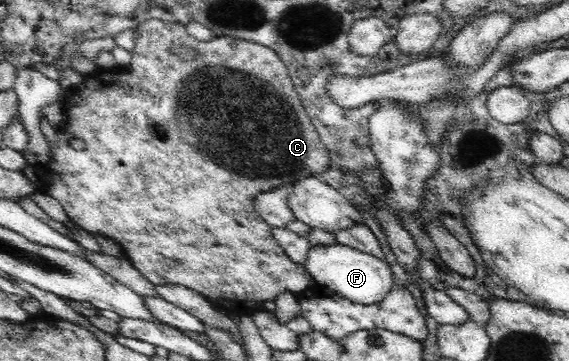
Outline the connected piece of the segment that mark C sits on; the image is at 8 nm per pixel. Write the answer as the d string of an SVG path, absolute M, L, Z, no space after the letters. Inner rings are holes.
M147 18L147 20L145 20L145 21L144 21L144 22L143 22L143 23L141 23L141 24L139 24L139 25L138 25L138 26L137 26L137 28L135 28L135 30L136 30L136 34L138 34L138 40L136 40L136 46L134 46L134 50L132 50L132 52L131 52L131 54L132 54L132 62L131 62L131 64L130 64L130 66L128 66L128 68L122 68L122 67L119 67L119 66L117 66L117 67L116 67L116 68L115 68L115 69L112 69L112 70L111 70L111 71L104 71L104 70L101 70L101 71L100 71L100 72L98 72L98 73L96 73L96 74L95 74L95 75L92 75L92 76L88 76L88 77L87 77L87 79L86 79L86 82L85 82L85 83L84 83L84 86L82 86L82 88L76 88L76 89L70 89L70 90L68 90L68 94L67 94L67 95L66 95L66 98L65 98L65 99L64 99L64 107L65 107L65 108L66 108L66 111L67 111L67 114L66 114L66 123L65 123L65 124L64 124L64 128L61 128L61 126L60 126L60 129L58 129L58 130L56 130L56 140L52 140L52 142L49 142L49 140L47 140L47 138L45 138L45 136L44 136L44 139L46 139L46 141L48 141L48 147L50 147L50 160L48 160L48 161L47 161L47 162L46 162L46 164L38 164L38 165L36 165L36 166L35 166L35 170L36 170L36 173L37 173L37 174L38 174L38 176L40 176L40 178L42 178L42 181L43 181L43 184L42 184L42 187L43 187L43 189L42 189L42 190L41 190L41 191L42 191L42 192L44 192L44 193L46 193L46 194L48 194L48 195L50 195L50 196L51 196L51 197L52 197L52 198L54 198L54 199L56 199L56 200L57 200L57 201L58 201L58 202L59 202L59 203L60 203L60 204L61 204L61 206L62 206L62 210L63 210L63 211L64 211L64 214L65 214L65 215L66 215L66 218L67 218L67 219L68 219L68 220L69 220L69 221L72 221L72 222L73 222L73 223L76 223L76 224L77 224L77 225L78 225L78 226L79 226L79 227L81 227L81 228L82 228L82 229L84 229L84 230L85 230L85 231L88 231L88 232L89 232L89 233L91 233L91 234L94 234L94 235L95 235L95 234L98 234L98 235L102 235L102 236L106 236L106 237L108 237L108 238L111 238L111 239L112 239L112 240L114 240L114 241L115 241L115 242L116 242L116 243L117 243L117 244L118 244L118 245L119 245L119 246L120 246L120 247L121 247L121 250L122 250L122 251L123 251L123 254L124 254L124 258L126 258L126 259L128 259L128 260L129 260L129 261L130 261L130 262L131 262L131 263L132 263L132 264L133 264L133 265L134 265L134 266L135 266L135 267L136 267L136 270L138 270L138 272L141 272L141 273L142 273L142 274L143 274L143 275L144 275L144 276L145 276L145 277L146 277L146 278L147 278L147 279L148 279L148 280L149 280L149 281L150 281L150 282L152 282L152 284L155 284L155 286L160 286L160 285L167 285L167 284L174 284L174 285L182 285L182 286L183 286L183 287L186 287L186 288L188 288L188 289L190 289L190 290L194 290L194 291L196 291L196 292L198 292L198 293L200 293L200 294L201 294L201 295L202 295L202 296L205 296L205 297L206 297L206 298L207 298L207 299L208 299L208 300L209 300L209 301L210 301L210 302L211 302L211 303L212 303L212 304L213 304L213 305L214 305L214 306L215 306L215 307L216 307L216 308L219 308L219 309L220 309L220 310L223 310L223 312L225 312L225 313L227 313L227 314L229 314L229 315L231 315L231 314L233 314L233 315L234 315L234 316L239 316L239 317L240 317L240 318L242 318L242 317L243 317L243 316L244 316L244 315L245 315L245 314L247 314L247 315L248 315L248 314L250 314L250 313L251 313L251 312L253 312L253 311L255 311L255 310L259 310L259 309L261 309L261 307L262 307L262 304L263 304L263 302L266 302L266 301L274 301L274 300L275 300L275 298L276 298L276 297L278 297L278 296L279 296L279 294L280 294L280 293L282 293L282 292L296 292L296 294L297 294L297 293L301 293L301 292L304 292L304 291L305 291L305 290L306 290L306 289L307 289L307 288L308 288L308 287L312 287L312 286L313 286L313 285L314 285L314 284L316 284L316 282L315 282L315 280L314 280L314 279L313 279L313 278L312 278L312 277L311 277L311 274L310 274L310 273L309 273L309 272L308 272L308 271L307 271L307 270L306 270L306 268L305 268L305 265L304 265L304 264L296 264L296 263L295 263L295 262L294 262L294 261L293 261L293 260L290 260L290 259L289 259L289 256L288 256L288 255L287 255L287 254L286 254L286 253L285 253L285 252L284 252L284 251L283 251L283 248L282 248L282 247L281 247L281 246L280 246L280 245L279 245L279 244L278 244L278 241L277 241L277 240L276 240L276 239L275 239L275 238L274 238L274 237L273 237L273 234L272 234L272 231L271 231L271 230L272 230L272 227L271 227L271 226L270 226L270 225L269 225L269 224L268 224L268 223L267 223L267 222L266 222L266 221L265 221L265 220L264 220L264 219L263 219L263 218L262 218L262 217L261 217L261 216L260 216L260 215L259 215L259 214L258 214L258 213L257 213L257 212L256 212L256 211L255 211L255 210L254 210L254 206L252 206L252 204L253 204L253 202L254 202L254 199L253 199L253 198L254 198L254 197L255 197L255 196L256 196L256 195L257 195L257 194L260 194L260 193L262 193L262 192L269 192L269 191L270 191L270 190L273 190L273 189L276 189L276 188L279 188L279 187L281 187L281 186L283 186L283 185L286 185L286 186L288 186L288 187L289 187L289 186L290 186L290 185L294 185L294 184L295 184L295 183L296 183L296 182L297 182L297 181L298 181L298 180L301 180L301 179L302 179L302 178L303 178L303 177L306 177L306 176L313 176L313 175L316 175L316 174L317 174L317 173L322 173L322 172L324 172L324 170L325 170L325 169L326 169L326 166L327 166L327 165L328 165L328 164L330 164L330 157L329 157L329 156L328 156L328 151L327 151L327 150L326 150L326 147L325 147L325 146L324 146L324 143L322 143L322 141L321 141L321 140L320 140L320 137L319 137L319 132L318 132L318 131L317 131L317 130L316 130L316 128L315 128L315 126L314 126L314 125L313 125L313 122L312 122L312 121L310 121L310 118L309 118L309 117L308 117L308 114L307 114L307 113L306 113L306 112L305 112L305 109L304 109L304 108L303 108L303 107L302 107L302 104L301 104L301 101L300 101L300 100L299 100L299 96L298 96L298 95L297 95L297 92L296 92L296 91L295 91L295 89L294 89L294 86L293 86L293 83L292 83L292 82L291 82L291 79L290 79L290 78L289 78L289 75L288 75L288 72L287 72L287 69L286 69L286 66L285 66L285 65L284 65L284 64L283 64L283 63L282 63L282 62L281 62L281 59L280 59L280 58L279 58L279 57L278 57L278 54L277 54L277 53L276 53L276 52L273 52L273 50L270 50L270 48L262 48L262 46L258 46L258 44L250 44L250 42L242 42L242 40L236 40L236 39L234 39L234 38L231 38L231 37L230 37L230 38L228 38L228 37L226 37L226 36L223 36L223 35L222 35L222 38L220 38L220 37L214 37L214 38L213 38L213 39L212 39L212 40L210 40L210 41L208 41L208 42L199 42L199 41L198 41L198 40L196 40L196 39L194 39L194 38L193 38L193 37L192 37L192 36L190 36L190 34L188 34L188 32L187 32L187 30L186 30L186 26L184 26L184 25L182 25L182 24L181 24L181 23L178 23L178 22L175 22L175 23L170 23L170 22L166 22L166 21L162 21L162 20L157 20L157 19L148 19L148 18ZM176 50L191 50L191 51L194 51L194 56L193 56L193 58L192 58L192 59L184 59L184 57L180 57L180 55L178 55L178 53L176 53ZM70 138L82 138L82 140L84 140L84 142L85 142L85 143L86 143L86 147L85 147L85 148L84 148L84 149L82 149L82 150L76 150L76 149L74 149L74 148L72 148L72 147L70 147L70 146L69 146L69 142L70 142Z

